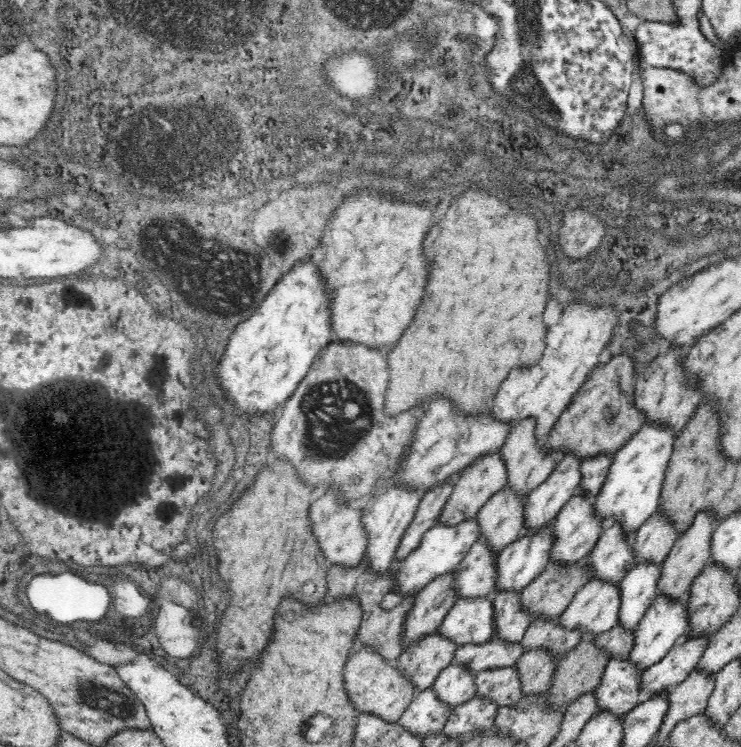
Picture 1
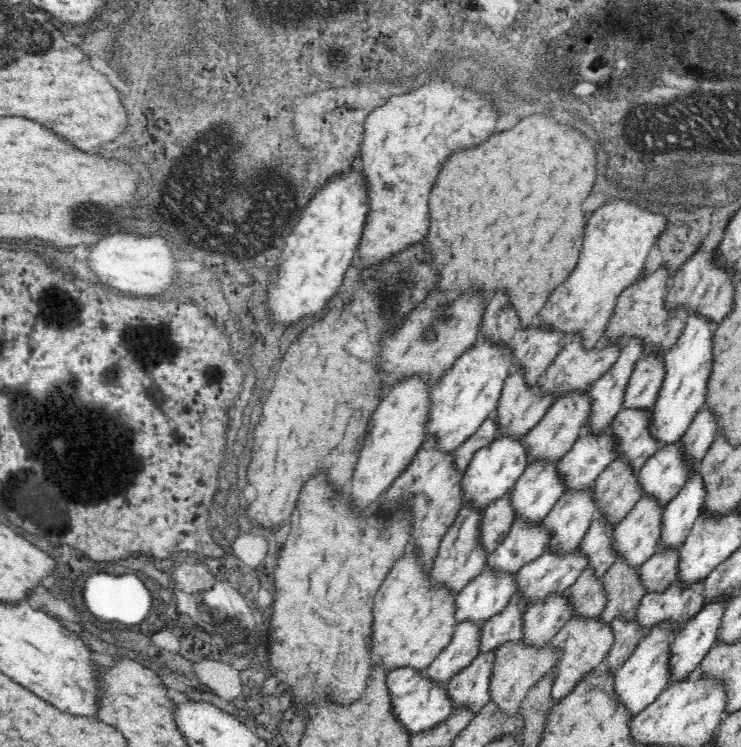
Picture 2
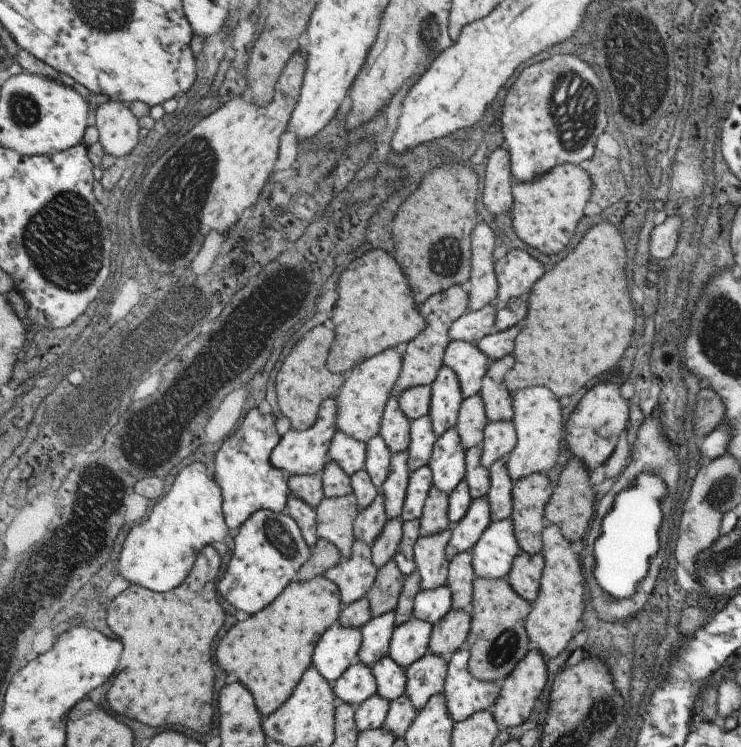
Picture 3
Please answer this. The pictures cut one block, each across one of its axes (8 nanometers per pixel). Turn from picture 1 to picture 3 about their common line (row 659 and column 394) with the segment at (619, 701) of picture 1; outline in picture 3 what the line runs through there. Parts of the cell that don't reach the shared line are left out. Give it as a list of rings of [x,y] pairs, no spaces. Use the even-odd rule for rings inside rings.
[[[395,612],[373,618],[369,624],[365,624],[363,630],[363,648],[361,648],[361,664],[373,666],[389,656],[391,646],[391,634],[395,630]]]

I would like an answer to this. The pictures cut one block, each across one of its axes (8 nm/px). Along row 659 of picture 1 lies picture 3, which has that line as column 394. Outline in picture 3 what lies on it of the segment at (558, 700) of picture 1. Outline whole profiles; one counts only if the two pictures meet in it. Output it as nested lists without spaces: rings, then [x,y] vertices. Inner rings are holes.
[[[391,560],[387,566],[383,566],[379,570],[377,582],[373,586],[373,590],[369,592],[369,600],[371,600],[371,608],[373,608],[373,618],[391,614],[397,608],[399,596],[401,596],[401,588],[403,588],[405,578],[401,576],[395,560]]]

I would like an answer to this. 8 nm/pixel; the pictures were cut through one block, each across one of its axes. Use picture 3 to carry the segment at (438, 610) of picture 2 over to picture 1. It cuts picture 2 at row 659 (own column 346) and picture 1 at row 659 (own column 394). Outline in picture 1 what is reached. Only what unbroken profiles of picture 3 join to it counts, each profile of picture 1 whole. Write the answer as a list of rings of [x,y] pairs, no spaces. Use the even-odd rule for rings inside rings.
[[[376,646],[362,648],[356,656],[348,658],[344,678],[346,678],[346,692],[352,700],[352,704],[356,706],[358,714],[360,712],[372,712],[372,714],[378,714],[386,722],[400,722],[402,714],[406,712],[410,702],[418,694],[412,678],[402,674],[402,670],[398,668],[396,662],[386,660],[378,652]]]

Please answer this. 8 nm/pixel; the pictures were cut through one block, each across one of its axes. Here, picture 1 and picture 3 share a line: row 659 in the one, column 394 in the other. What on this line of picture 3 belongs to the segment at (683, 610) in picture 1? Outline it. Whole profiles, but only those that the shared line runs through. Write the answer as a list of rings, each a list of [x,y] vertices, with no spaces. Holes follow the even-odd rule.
[[[407,620],[391,634],[389,658],[403,670],[427,654],[433,626],[423,620]]]

